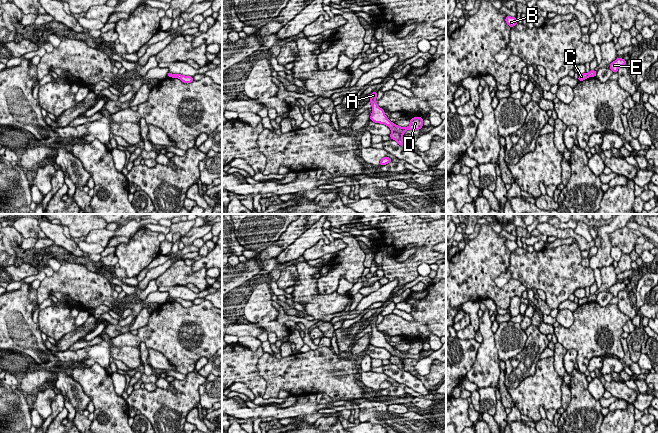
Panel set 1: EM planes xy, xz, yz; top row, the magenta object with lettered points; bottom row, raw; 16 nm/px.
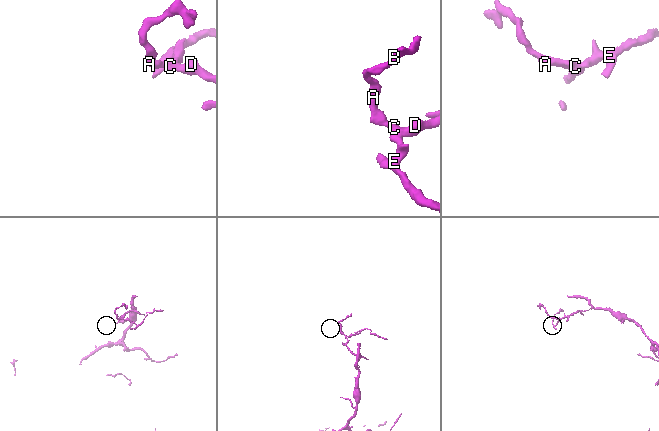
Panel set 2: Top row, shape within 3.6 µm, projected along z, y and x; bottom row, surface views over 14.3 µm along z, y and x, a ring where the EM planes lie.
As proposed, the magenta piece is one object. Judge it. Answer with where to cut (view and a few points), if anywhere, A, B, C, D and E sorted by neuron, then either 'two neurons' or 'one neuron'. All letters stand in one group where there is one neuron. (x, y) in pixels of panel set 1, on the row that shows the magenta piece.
cut xz (392, 131), (402, 134); groups A B C D / E; two neurons

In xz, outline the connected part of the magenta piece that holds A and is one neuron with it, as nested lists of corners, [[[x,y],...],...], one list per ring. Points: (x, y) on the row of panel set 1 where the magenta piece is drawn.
[[[374,91],[370,94],[370,103],[372,105],[372,114],[370,115],[370,120],[375,123],[385,124],[388,126],[392,132],[398,132],[402,135],[407,130],[416,131],[423,127],[423,118],[422,117],[414,117],[410,119],[410,125],[408,127],[400,127],[393,122],[391,122],[385,115],[385,112],[382,108],[380,108],[376,102],[377,92]]]

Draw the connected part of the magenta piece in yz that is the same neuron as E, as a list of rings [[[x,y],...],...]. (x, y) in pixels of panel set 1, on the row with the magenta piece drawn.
[[[618,57],[615,61],[613,61],[609,65],[609,68],[613,71],[613,73],[617,73],[618,68],[621,66],[624,66],[626,64],[627,64],[627,62],[623,58]]]

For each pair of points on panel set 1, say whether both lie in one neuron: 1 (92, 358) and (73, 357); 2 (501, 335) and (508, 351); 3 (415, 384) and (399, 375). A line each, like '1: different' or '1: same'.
1: same
2: same
3: same

